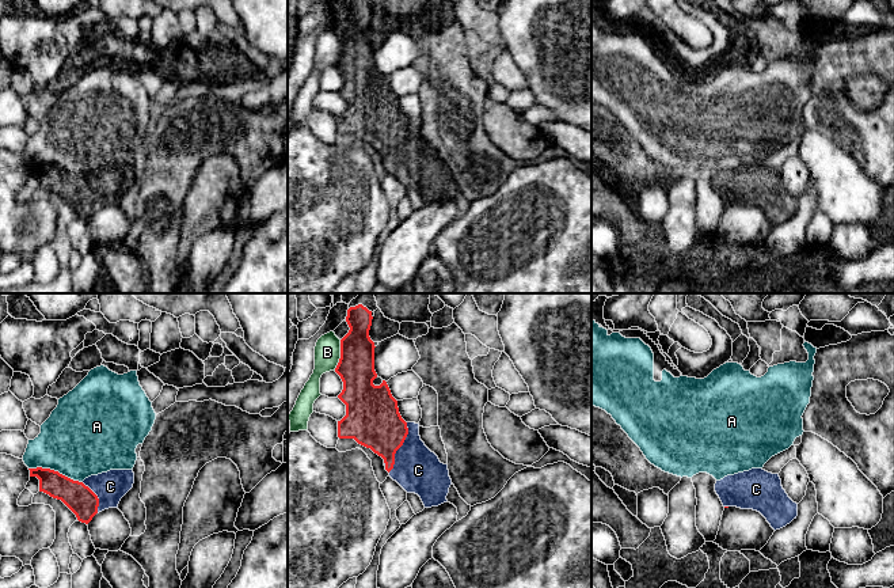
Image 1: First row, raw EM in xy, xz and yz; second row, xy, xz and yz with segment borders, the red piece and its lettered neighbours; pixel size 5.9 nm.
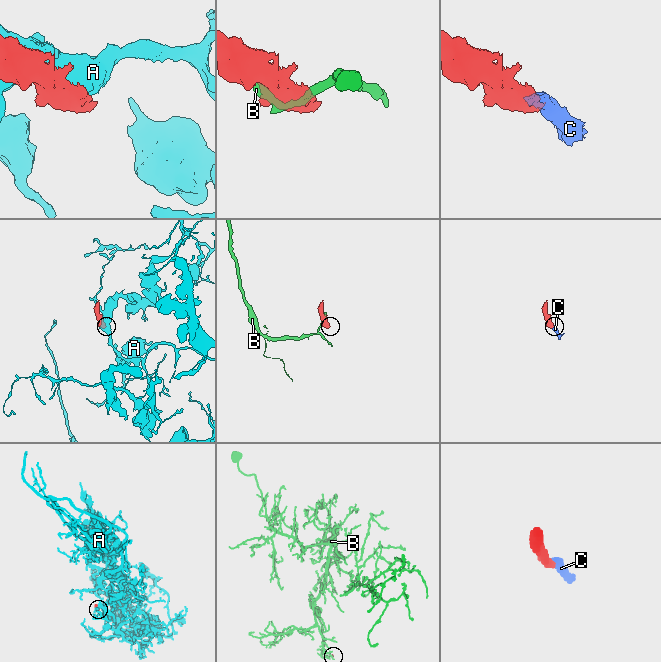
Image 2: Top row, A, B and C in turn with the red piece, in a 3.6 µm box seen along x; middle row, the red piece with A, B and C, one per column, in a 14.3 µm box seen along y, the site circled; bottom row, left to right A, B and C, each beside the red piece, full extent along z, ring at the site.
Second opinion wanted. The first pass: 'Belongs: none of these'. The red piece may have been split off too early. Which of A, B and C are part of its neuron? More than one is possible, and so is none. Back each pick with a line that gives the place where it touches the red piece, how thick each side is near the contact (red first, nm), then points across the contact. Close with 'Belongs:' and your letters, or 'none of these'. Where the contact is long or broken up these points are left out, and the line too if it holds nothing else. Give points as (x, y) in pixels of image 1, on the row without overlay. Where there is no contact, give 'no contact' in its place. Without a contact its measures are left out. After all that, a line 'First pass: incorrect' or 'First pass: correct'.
C: xz (400, 141) | 320/280 nm | across xz (372, 114), (400, 141), (406, 154), (418, 166)
Belongs: C
First pass: incorrect

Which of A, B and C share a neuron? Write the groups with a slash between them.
A / B / C

